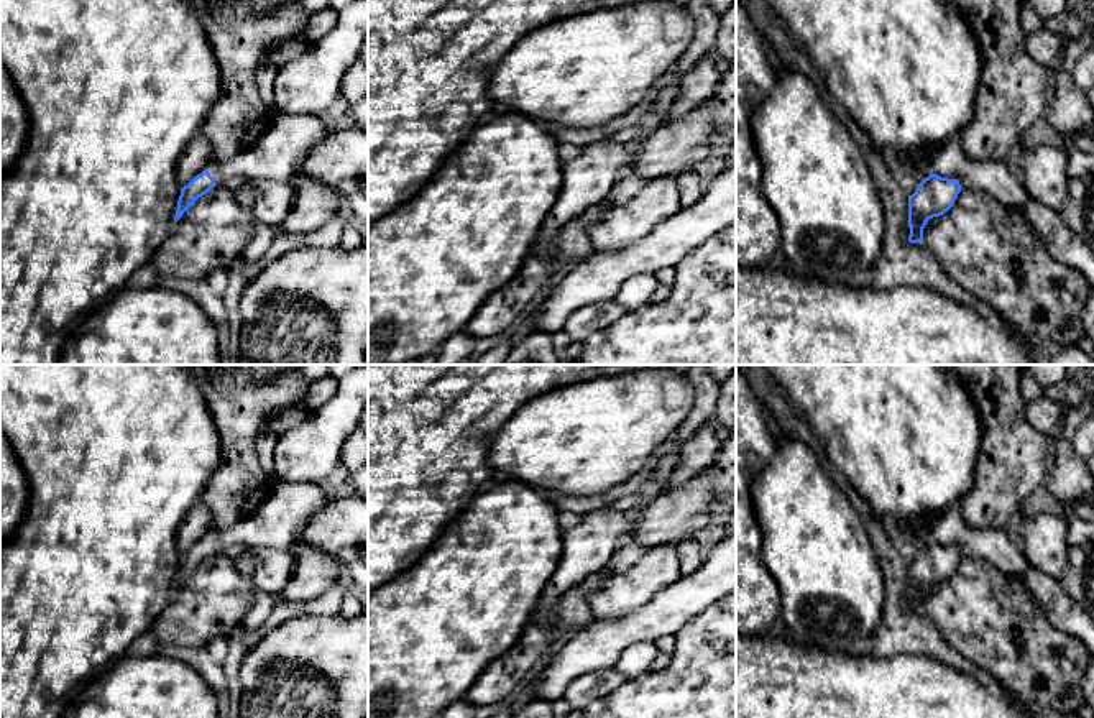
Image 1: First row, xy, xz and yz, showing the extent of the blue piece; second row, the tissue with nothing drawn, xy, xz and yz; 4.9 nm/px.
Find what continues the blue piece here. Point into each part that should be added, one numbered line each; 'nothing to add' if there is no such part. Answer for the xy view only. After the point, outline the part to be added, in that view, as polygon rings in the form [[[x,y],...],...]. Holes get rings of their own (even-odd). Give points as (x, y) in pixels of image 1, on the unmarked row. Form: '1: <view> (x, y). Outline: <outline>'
1: xy (278, 523). Outline: [[[281,481],[271,486],[268,496],[251,516],[228,529],[210,529],[204,537],[210,541],[217,554],[227,554],[233,559],[245,549],[296,550],[297,539],[309,518],[322,509],[329,499],[322,483]]]

